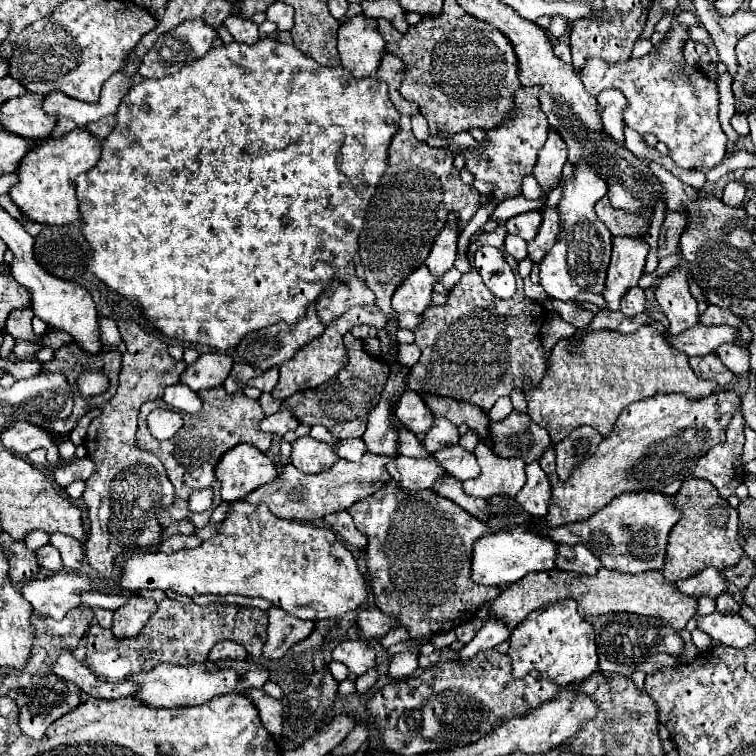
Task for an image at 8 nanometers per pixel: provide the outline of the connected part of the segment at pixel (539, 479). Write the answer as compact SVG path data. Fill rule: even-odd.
M537 462L527 464L527 484L517 494L519 506L533 518L545 518L551 504L551 484Z

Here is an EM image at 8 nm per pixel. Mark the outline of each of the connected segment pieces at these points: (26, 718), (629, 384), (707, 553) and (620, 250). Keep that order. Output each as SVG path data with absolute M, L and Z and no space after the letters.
M61 678L53 686L43 686L33 700L19 710L21 732L29 738L41 738L49 724L67 714L81 702L81 688Z
M641 326L633 334L613 330L587 332L581 342L559 340L541 384L525 382L527 414L545 428L551 442L559 442L579 426L593 426L607 436L625 406L655 394L679 392L689 398L709 396L717 384L701 380L689 366L689 358L677 352L655 326Z
M689 478L675 494L677 508L683 510L681 520L673 526L667 544L667 558L663 566L663 576L669 582L683 580L695 576L697 572L713 566L717 570L725 570L735 566L743 552L741 552L741 536L739 536L739 516L737 510L729 506L725 498L719 496L717 488L707 480Z
M617 236L613 238L611 264L607 268L607 282L603 298L607 300L607 310L617 310L621 296L637 286L643 276L645 258L649 254L649 244L643 238Z

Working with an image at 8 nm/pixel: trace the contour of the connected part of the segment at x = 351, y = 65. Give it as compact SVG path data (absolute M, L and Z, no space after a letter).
M359 14L341 22L337 34L337 50L341 66L347 68L353 76L371 76L385 52L385 40L377 30L377 20Z

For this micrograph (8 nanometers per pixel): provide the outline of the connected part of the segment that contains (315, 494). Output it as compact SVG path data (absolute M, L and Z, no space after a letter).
M365 454L359 462L337 460L329 470L319 472L319 474L303 474L293 464L287 464L287 466L283 466L283 472L279 472L279 476L273 482L259 486L257 490L253 490L243 500L253 504L253 506L265 504L277 518L313 522L317 518L333 514L337 510L347 510L353 502L373 494L385 482L389 482L391 476L385 468L385 464L389 460L391 458L387 458L387 456Z

